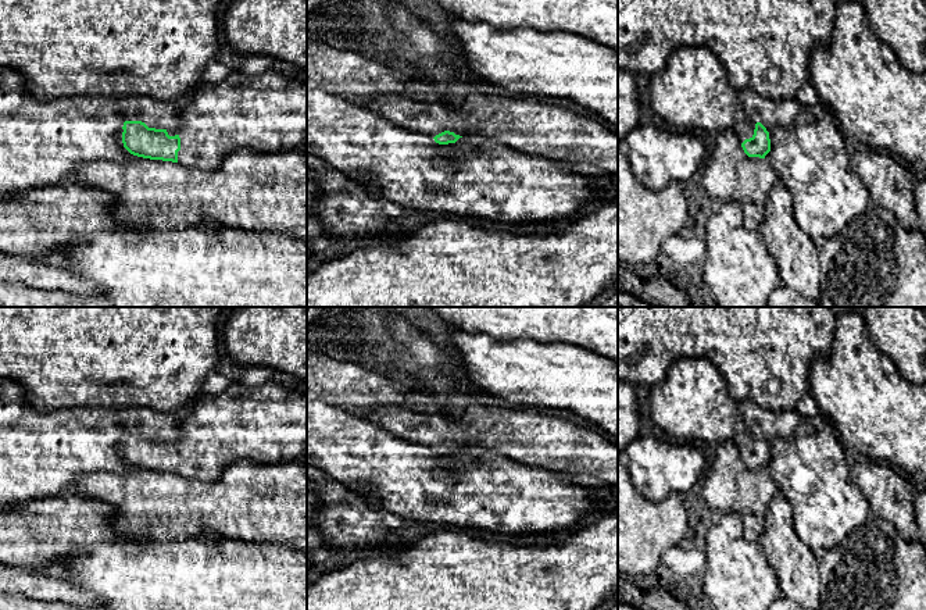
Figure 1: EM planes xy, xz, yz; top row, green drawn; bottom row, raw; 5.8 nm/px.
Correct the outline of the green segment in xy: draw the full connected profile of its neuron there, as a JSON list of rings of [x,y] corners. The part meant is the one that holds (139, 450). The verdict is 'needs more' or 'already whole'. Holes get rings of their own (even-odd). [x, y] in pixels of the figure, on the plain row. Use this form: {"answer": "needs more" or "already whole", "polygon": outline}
{"answer": "needs more", "polygon": [[[233,378],[222,393],[200,393],[179,414],[174,440],[125,432],[124,459],[137,468],[211,482],[219,479],[225,467],[243,460],[273,465],[307,457],[307,395],[298,389],[286,390],[272,381],[249,388]]]}

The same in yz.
{"answer": "needs more", "polygon": [[[704,357],[675,361],[666,378],[650,386],[648,410],[664,436],[693,445],[736,443],[748,468],[765,470],[769,443],[744,421],[718,368]]]}

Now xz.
{"answer": "needs more", "polygon": [[[350,307],[337,314],[329,325],[317,331],[319,338],[329,343],[343,347],[348,354],[354,353],[355,360],[368,365],[371,363],[382,364],[386,375],[393,374],[403,382],[411,381],[411,385],[433,397],[440,406],[439,413],[418,413],[397,406],[376,407],[371,415],[362,415],[379,428],[397,435],[403,439],[430,446],[436,454],[455,454],[460,449],[483,447],[496,456],[510,459],[536,470],[554,472],[576,472],[591,475],[605,485],[618,486],[618,445],[609,442],[603,435],[589,428],[576,425],[562,417],[551,415],[540,410],[522,407],[521,410],[493,409],[476,403],[476,392],[466,384],[454,354],[435,343],[422,329],[412,325],[404,315],[389,311],[387,307]]]}

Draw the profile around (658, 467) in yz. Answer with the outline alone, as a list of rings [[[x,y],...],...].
[[[639,436],[626,452],[633,488],[650,502],[661,502],[675,492],[691,496],[705,465],[700,445],[665,436]]]

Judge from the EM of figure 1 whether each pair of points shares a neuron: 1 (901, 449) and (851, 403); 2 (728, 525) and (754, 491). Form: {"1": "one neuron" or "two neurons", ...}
{"1": "one neuron", "2": "two neurons"}

